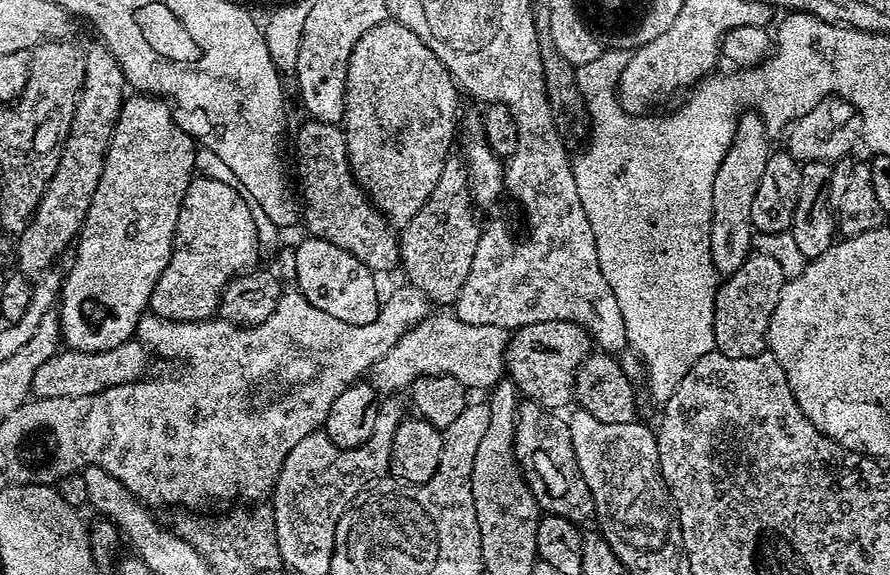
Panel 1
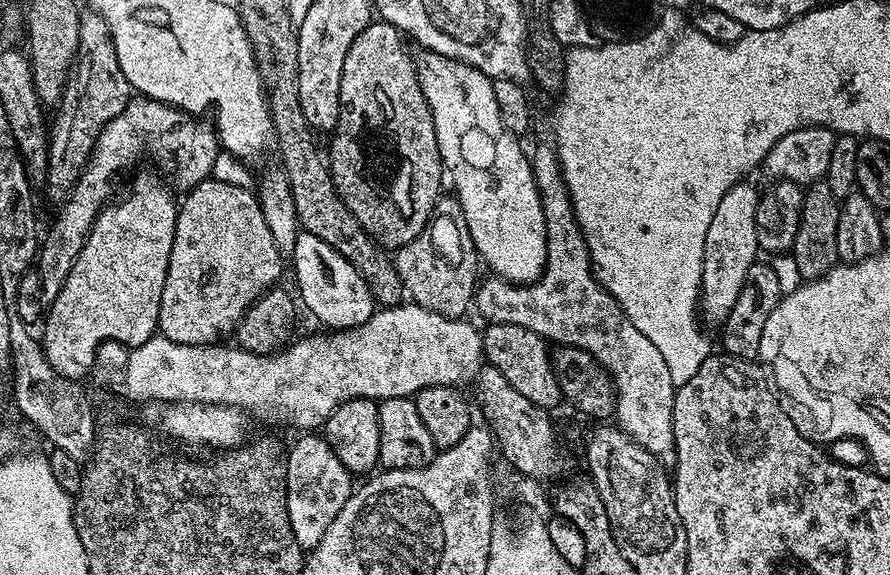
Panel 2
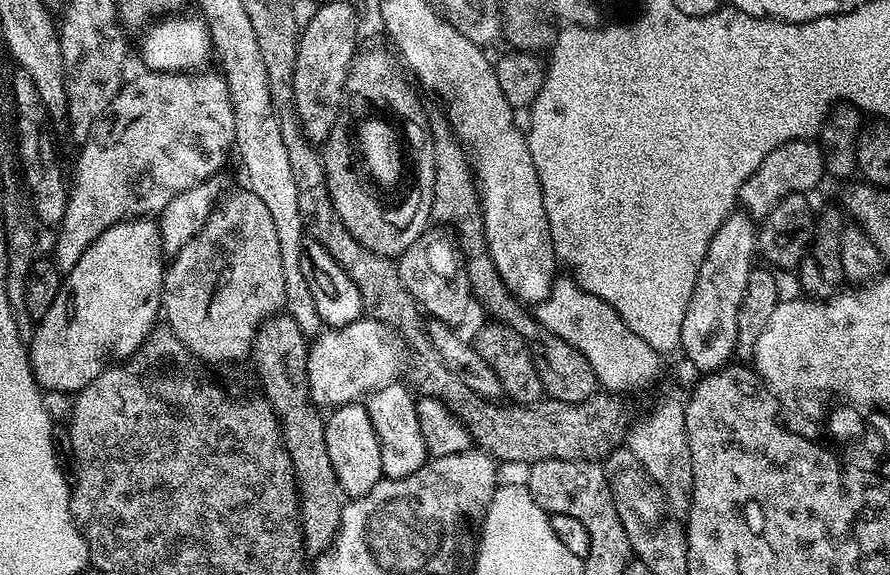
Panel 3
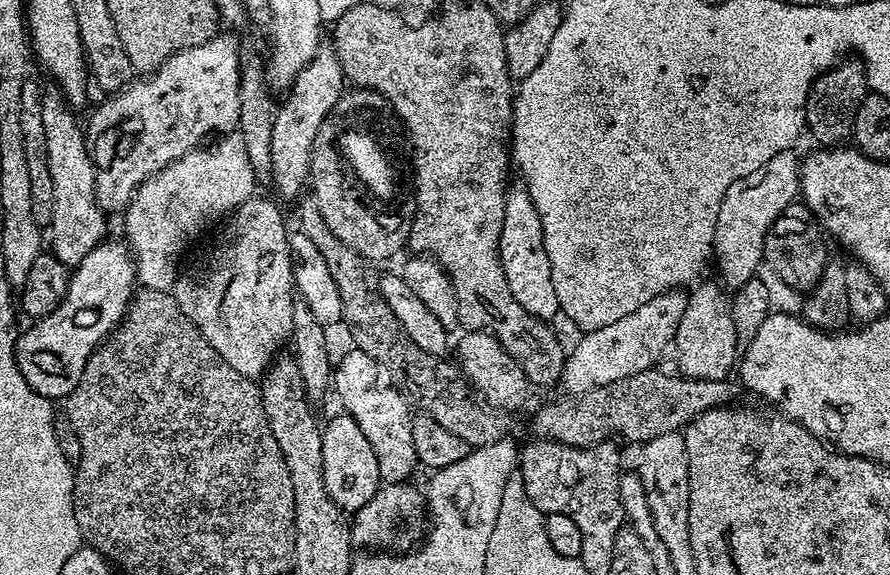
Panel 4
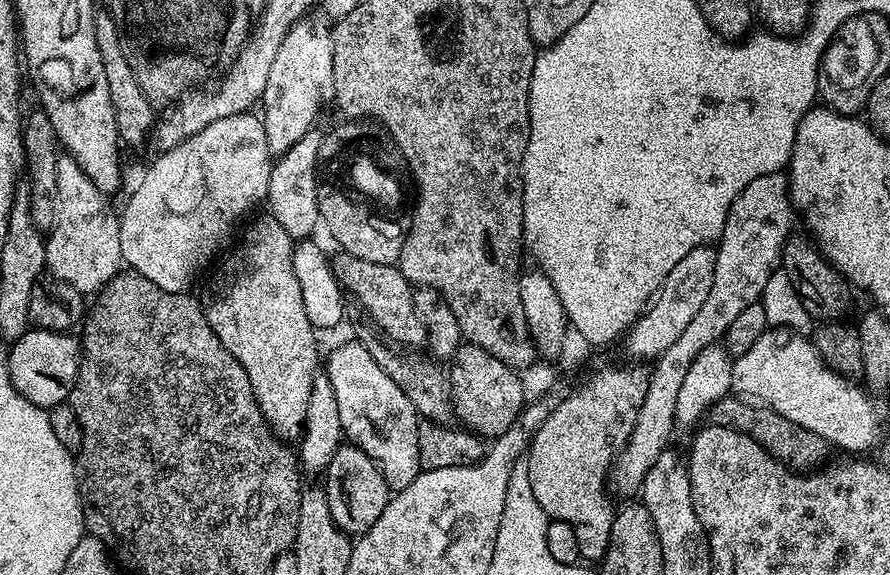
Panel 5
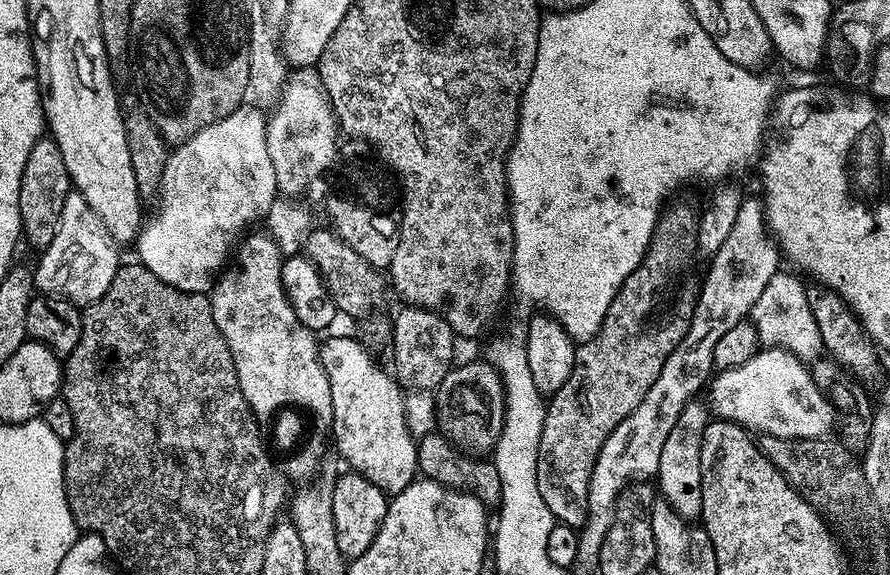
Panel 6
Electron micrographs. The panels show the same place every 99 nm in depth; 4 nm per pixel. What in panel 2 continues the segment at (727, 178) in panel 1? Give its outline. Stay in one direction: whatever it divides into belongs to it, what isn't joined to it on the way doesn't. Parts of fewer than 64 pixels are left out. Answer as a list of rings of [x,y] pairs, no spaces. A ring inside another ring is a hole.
[[[737,182],[718,202],[718,210],[714,210],[714,218],[710,222],[710,230],[706,230],[706,246],[702,258],[702,282],[700,283],[699,311],[705,325],[723,325],[730,310],[734,310],[734,302],[738,302],[738,290],[742,290],[742,282],[746,282],[746,270],[757,263],[758,230],[756,215],[761,193],[756,192],[752,184]]]

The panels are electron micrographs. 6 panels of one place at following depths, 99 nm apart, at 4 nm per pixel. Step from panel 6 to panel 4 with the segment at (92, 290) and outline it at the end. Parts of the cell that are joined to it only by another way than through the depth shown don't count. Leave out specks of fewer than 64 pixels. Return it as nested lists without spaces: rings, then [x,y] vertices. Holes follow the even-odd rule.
[[[59,91],[44,92],[41,99],[41,118],[46,134],[46,158],[49,162],[50,176],[53,182],[53,220],[50,227],[52,233],[51,255],[56,256],[62,264],[75,266],[80,264],[92,250],[105,243],[109,235],[108,224],[104,221],[105,209],[101,208],[96,197],[96,163],[92,161],[89,141],[85,129],[80,128],[76,116],[67,100]]]

